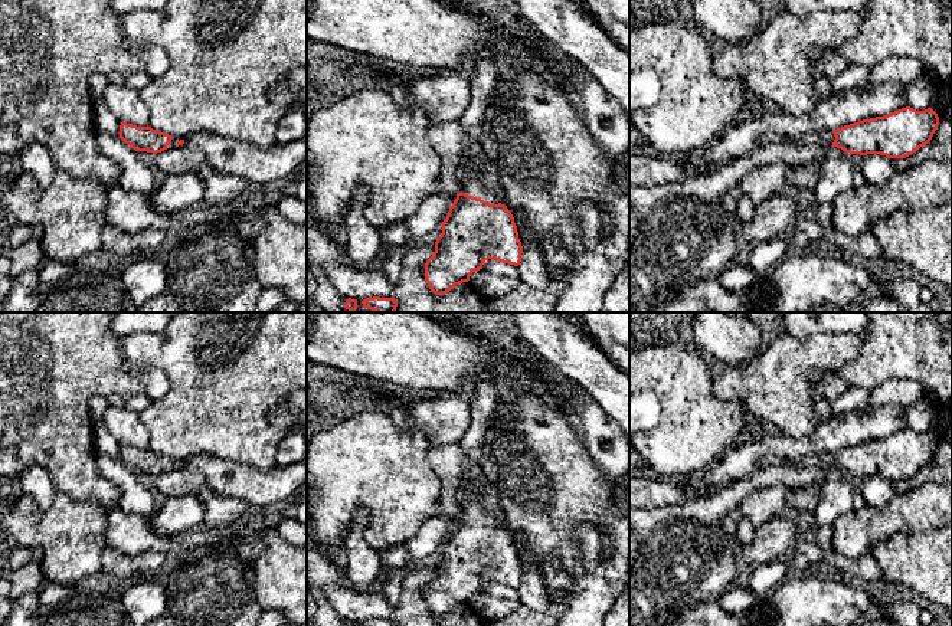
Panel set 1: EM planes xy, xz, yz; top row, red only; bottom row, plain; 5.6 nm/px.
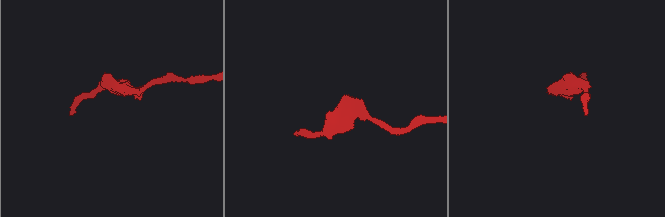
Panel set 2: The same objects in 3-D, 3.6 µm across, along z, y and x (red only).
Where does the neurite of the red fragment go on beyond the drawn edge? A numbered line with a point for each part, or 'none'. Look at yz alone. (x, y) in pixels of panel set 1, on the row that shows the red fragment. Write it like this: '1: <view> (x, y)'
1: yz (827, 137)

